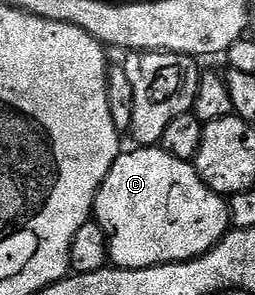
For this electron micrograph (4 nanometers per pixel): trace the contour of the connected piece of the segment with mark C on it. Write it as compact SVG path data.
M159 145L117 156L96 193L94 220L106 232L108 256L118 270L191 262L213 250L230 230L227 201L200 179L192 162L170 156Z

